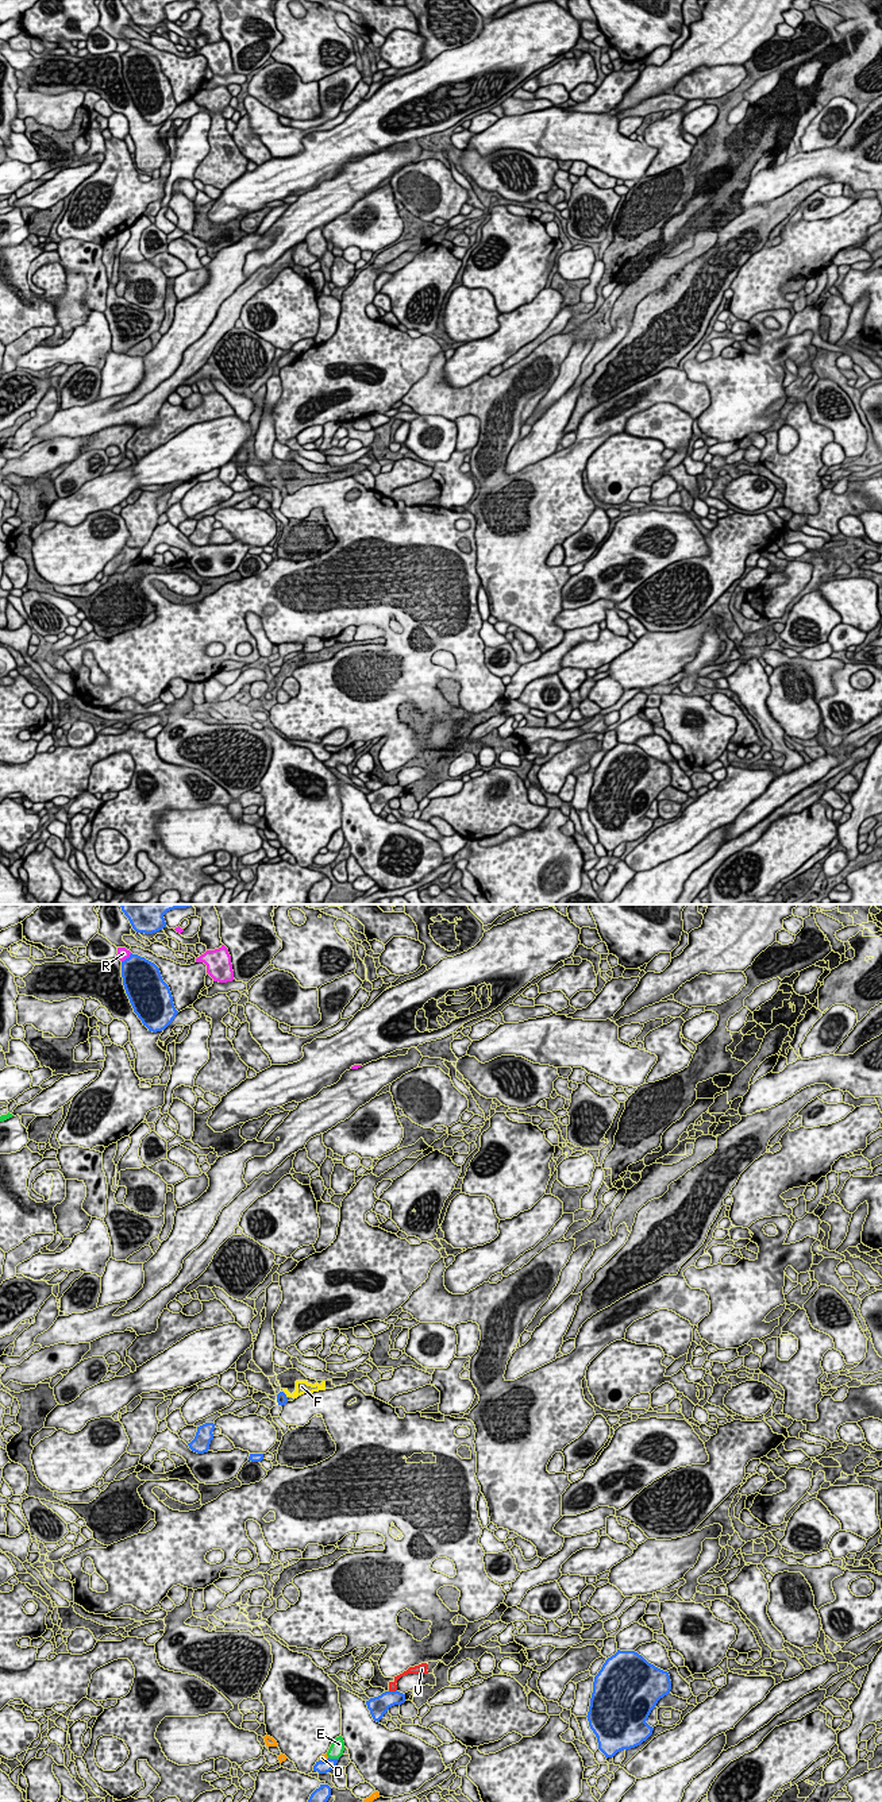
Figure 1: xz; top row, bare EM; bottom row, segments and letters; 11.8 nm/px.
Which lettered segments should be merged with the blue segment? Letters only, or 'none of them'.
none of them

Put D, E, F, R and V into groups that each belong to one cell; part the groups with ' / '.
D / E / F V / R

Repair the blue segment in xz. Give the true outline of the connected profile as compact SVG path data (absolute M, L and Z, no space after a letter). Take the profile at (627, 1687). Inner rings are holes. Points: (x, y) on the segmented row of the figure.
M617 1649L605 1660L594 1676L586 1717L606 1759L640 1745L652 1735L654 1728L646 1721L670 1690L669 1672L635 1651Z

